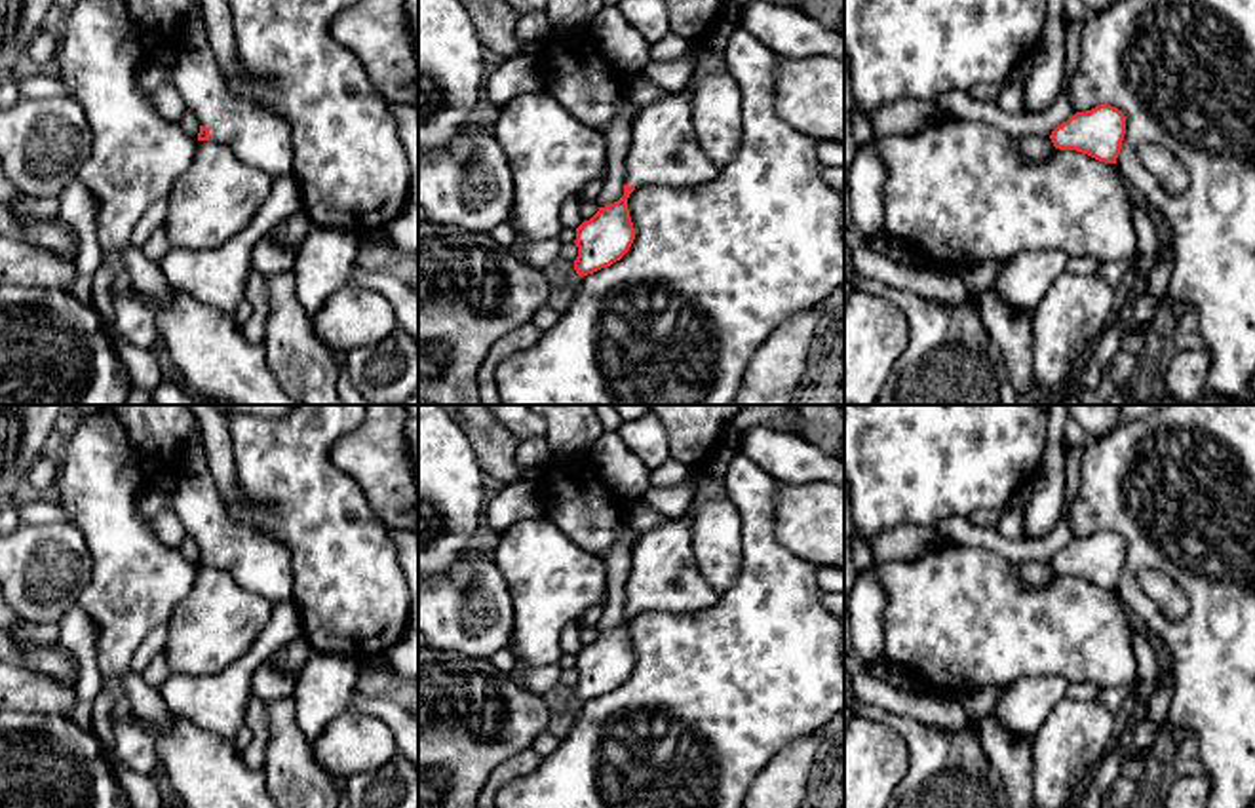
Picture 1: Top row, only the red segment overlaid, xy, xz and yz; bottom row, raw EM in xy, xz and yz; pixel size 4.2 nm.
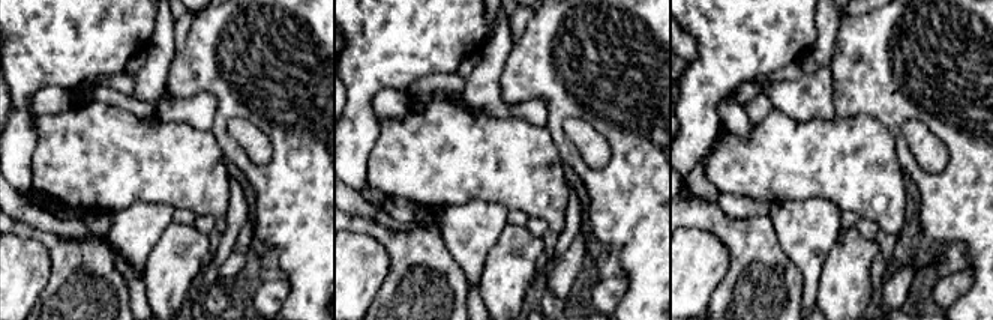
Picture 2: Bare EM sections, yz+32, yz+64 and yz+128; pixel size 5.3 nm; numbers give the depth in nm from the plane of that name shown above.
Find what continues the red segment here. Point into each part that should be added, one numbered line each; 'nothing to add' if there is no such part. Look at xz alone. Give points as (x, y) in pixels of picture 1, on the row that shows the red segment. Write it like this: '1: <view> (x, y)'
1: xz (664, 151)

